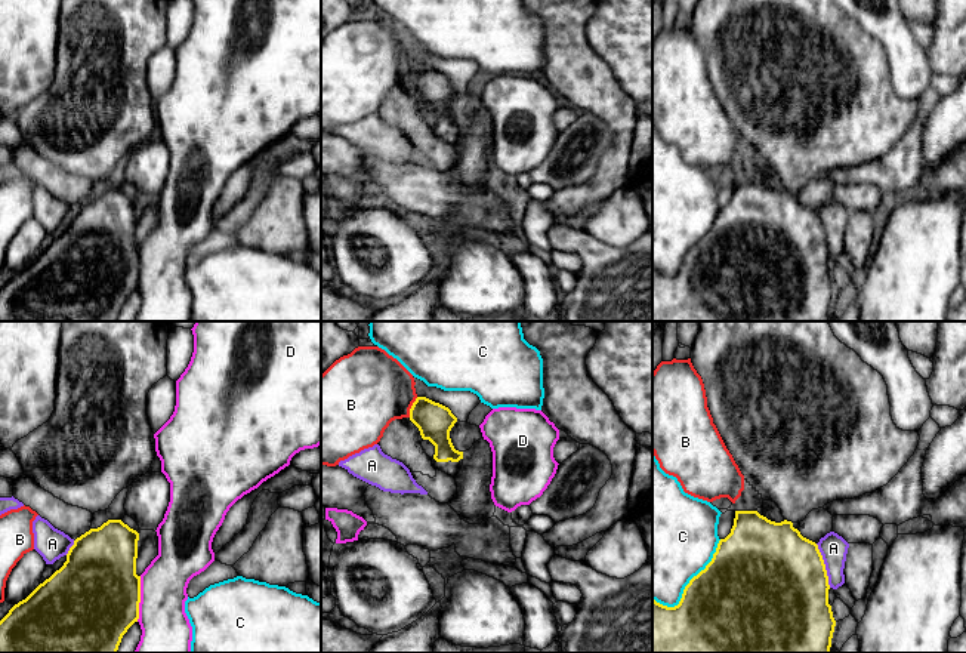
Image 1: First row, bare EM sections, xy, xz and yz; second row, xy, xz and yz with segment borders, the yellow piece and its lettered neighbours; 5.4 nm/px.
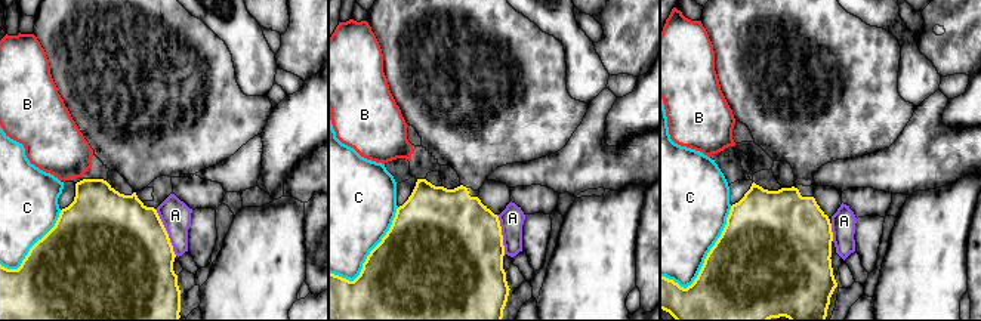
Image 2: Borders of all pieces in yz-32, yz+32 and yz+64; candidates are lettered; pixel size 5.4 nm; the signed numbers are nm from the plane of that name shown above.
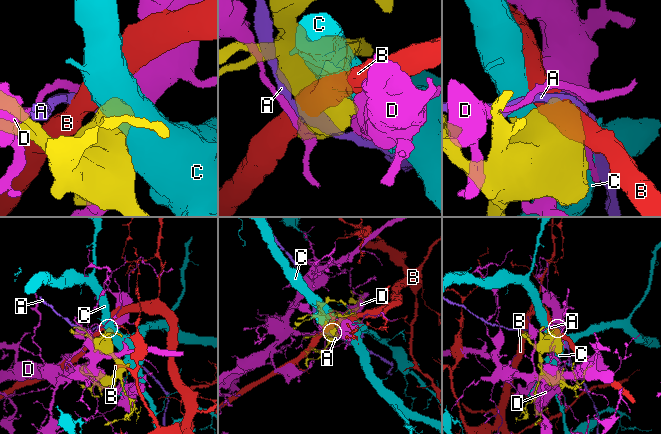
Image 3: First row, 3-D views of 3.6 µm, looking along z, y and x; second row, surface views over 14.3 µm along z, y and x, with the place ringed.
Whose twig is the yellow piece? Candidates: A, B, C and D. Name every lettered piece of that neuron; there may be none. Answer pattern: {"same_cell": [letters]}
{"same_cell": []}

